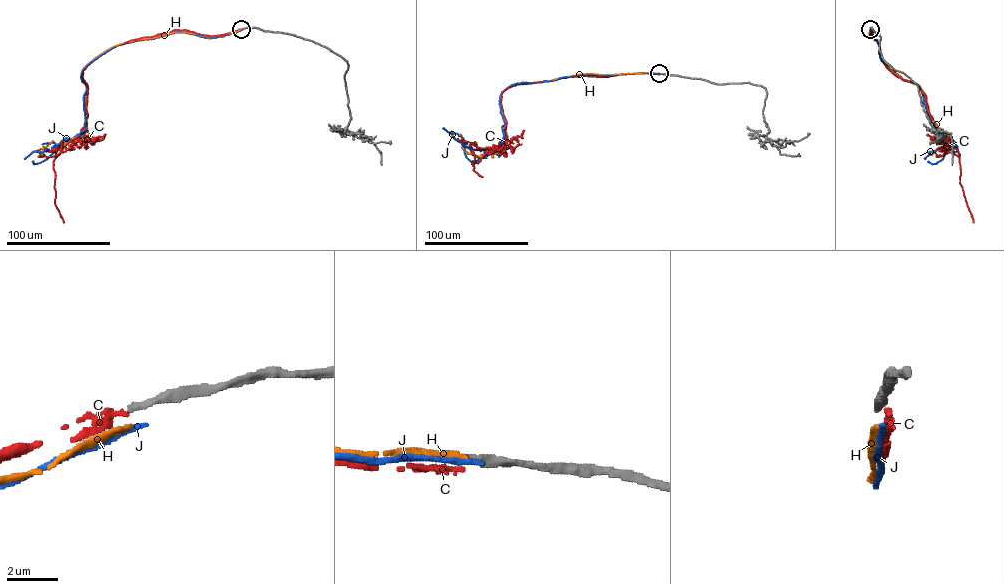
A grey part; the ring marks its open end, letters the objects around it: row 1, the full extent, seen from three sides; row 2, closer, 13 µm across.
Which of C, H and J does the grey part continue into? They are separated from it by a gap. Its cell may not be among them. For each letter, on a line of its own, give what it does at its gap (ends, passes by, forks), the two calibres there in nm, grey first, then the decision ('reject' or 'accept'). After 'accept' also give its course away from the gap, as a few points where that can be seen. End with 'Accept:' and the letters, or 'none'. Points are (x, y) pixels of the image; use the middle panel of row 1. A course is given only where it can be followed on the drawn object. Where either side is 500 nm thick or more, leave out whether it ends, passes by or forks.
C: it ends | 280/200 nm | reject
H: it ends | 280/200 nm | reject
J: it ends | 280/280 nm | reject
Accept: none

